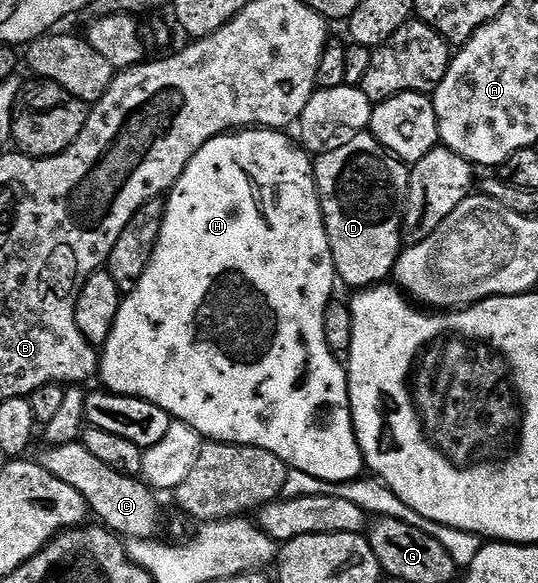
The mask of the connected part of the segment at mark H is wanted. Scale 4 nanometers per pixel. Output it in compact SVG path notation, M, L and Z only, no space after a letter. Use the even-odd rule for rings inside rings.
M247 127L242 131L228 131L218 137L209 139L209 143L205 143L205 147L201 147L201 151L197 151L193 155L193 159L189 159L185 171L179 176L175 186L166 194L163 222L161 223L161 235L155 245L153 255L145 267L145 275L141 275L139 282L120 300L117 319L113 323L113 331L109 335L107 342L101 347L97 377L98 380L103 380L102 388L104 390L120 393L126 397L140 397L149 403L153 403L157 407L161 407L172 419L184 421L189 427L196 429L200 438L210 439L212 442L222 443L224 445L248 445L249 447L264 449L273 455L277 455L292 470L295 469L305 472L307 475L313 475L314 479L330 482L353 481L364 472L365 462L363 452L359 450L359 441L355 437L355 425L351 422L351 400L349 399L349 391L347 390L347 370L344 362L340 358L335 357L333 351L329 351L329 343L325 339L325 311L327 310L328 303L333 299L334 293L331 292L334 291L335 285L337 286L335 260L331 254L329 235L323 222L323 208L319 202L319 189L315 185L315 166L312 158L296 142L295 146L286 137L287 135L283 131L264 129L262 127Z

